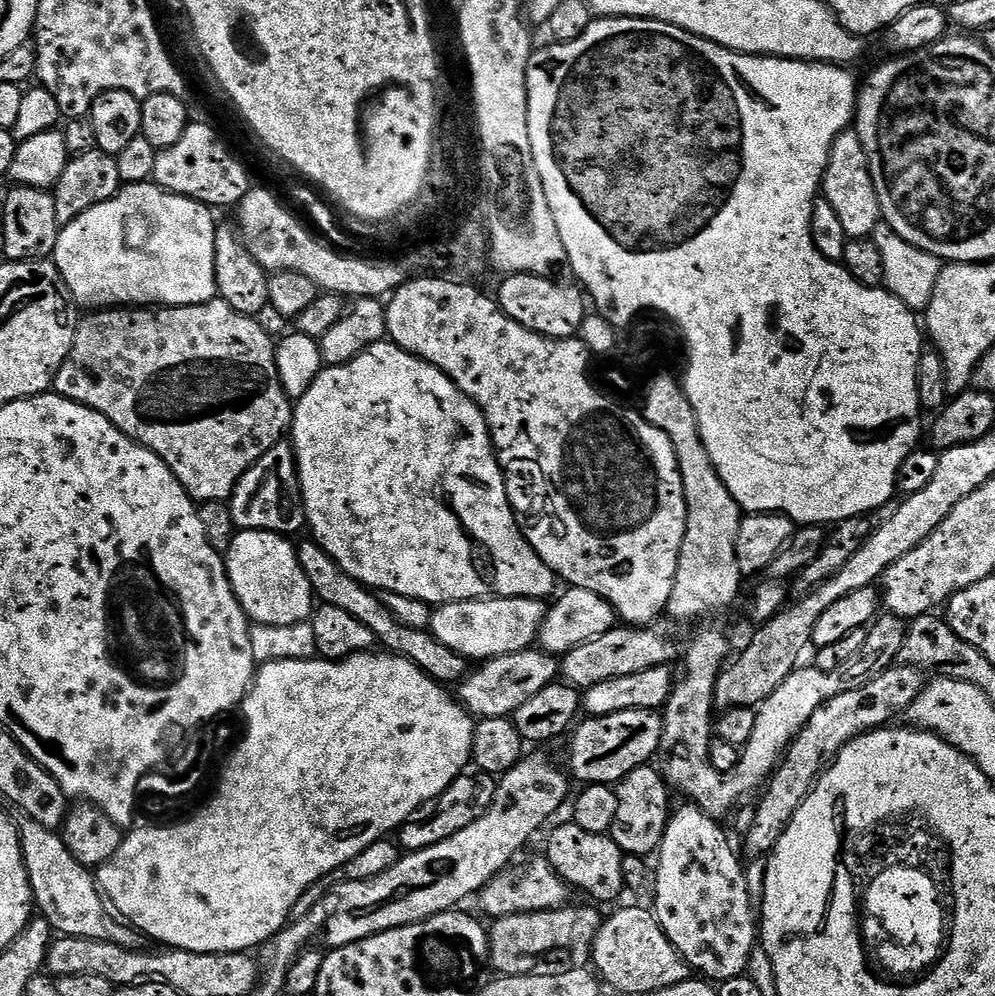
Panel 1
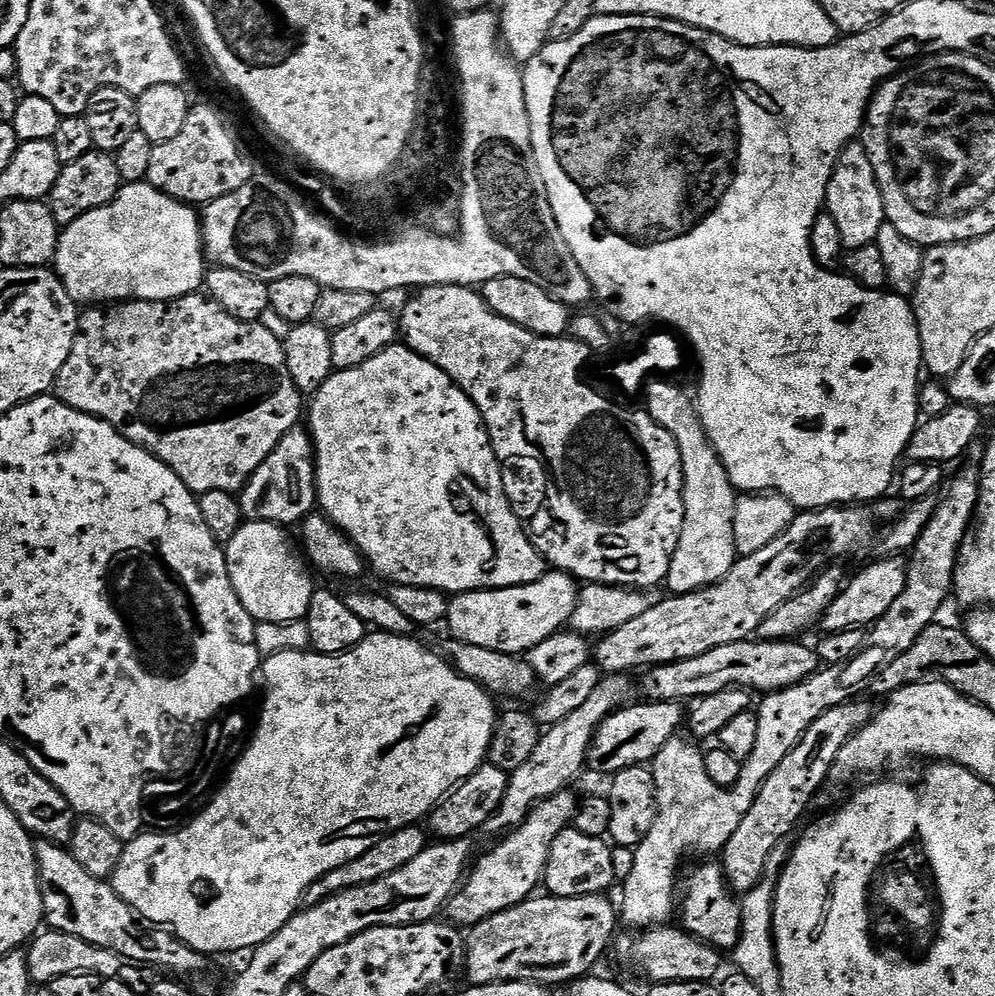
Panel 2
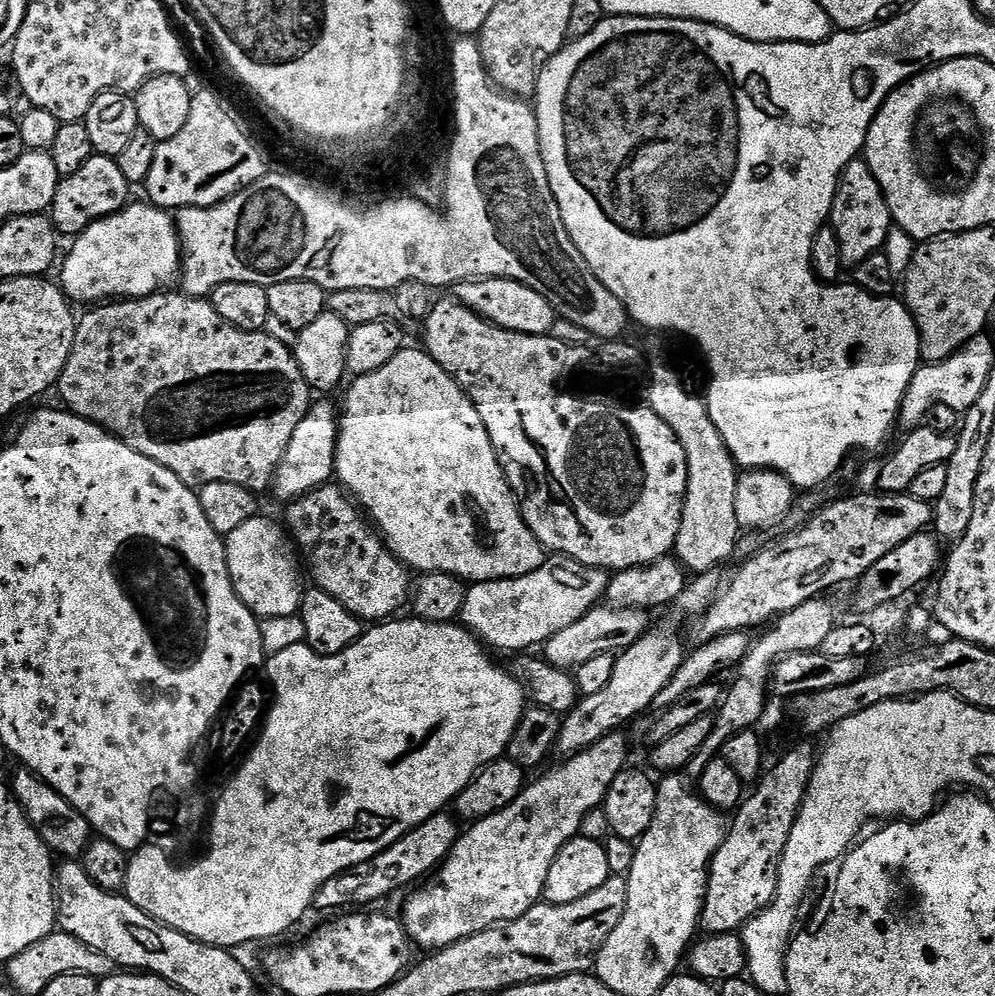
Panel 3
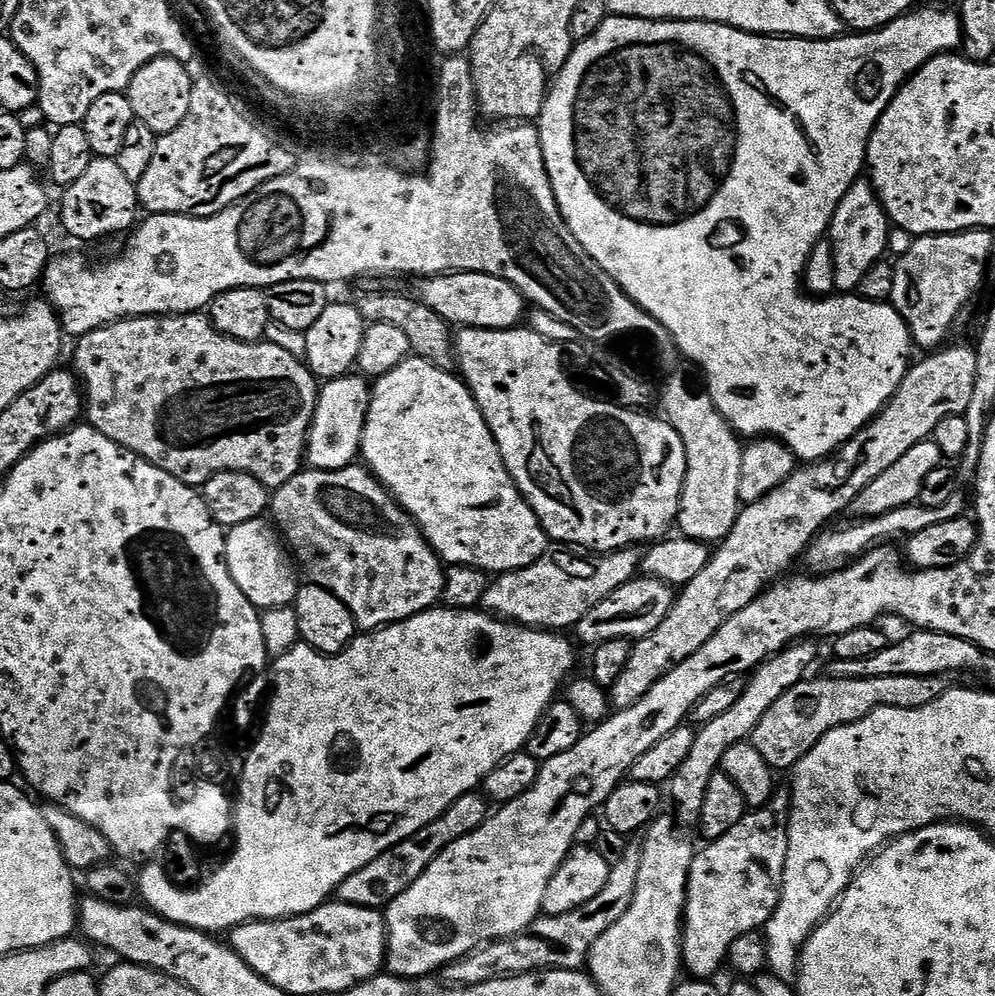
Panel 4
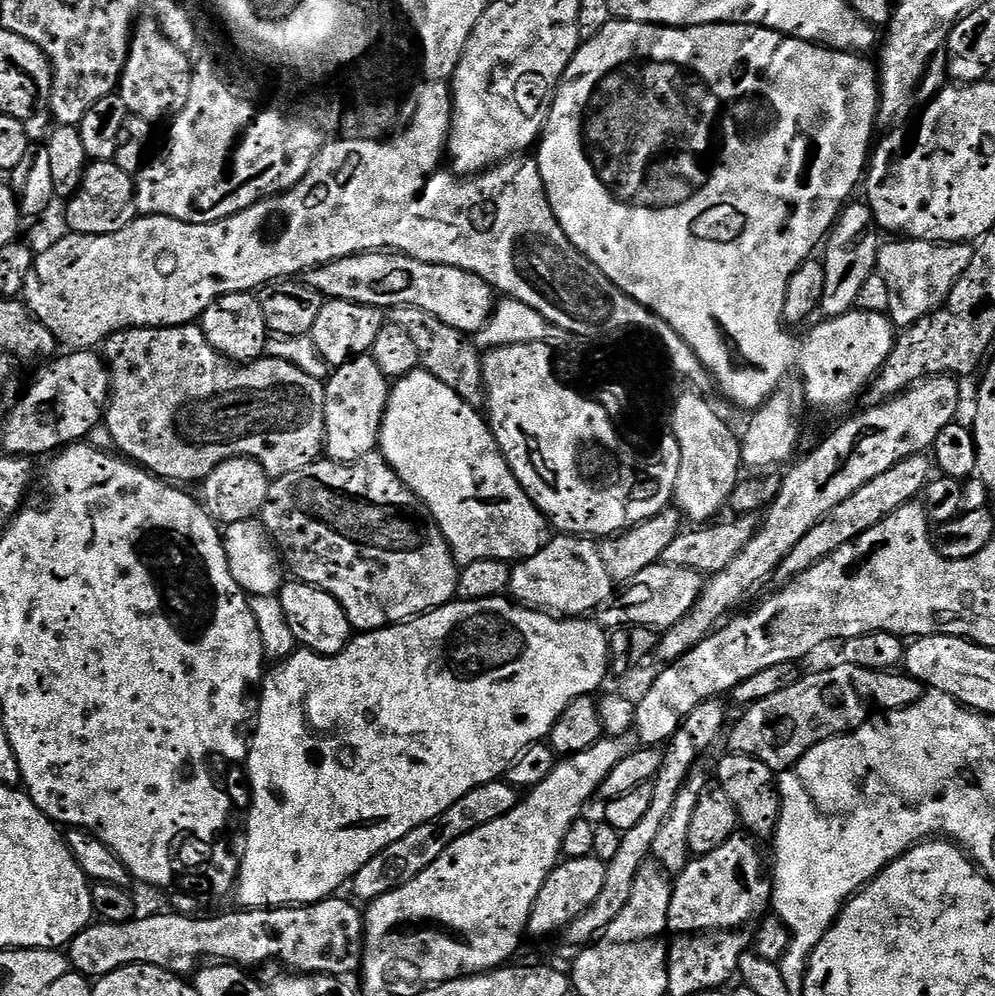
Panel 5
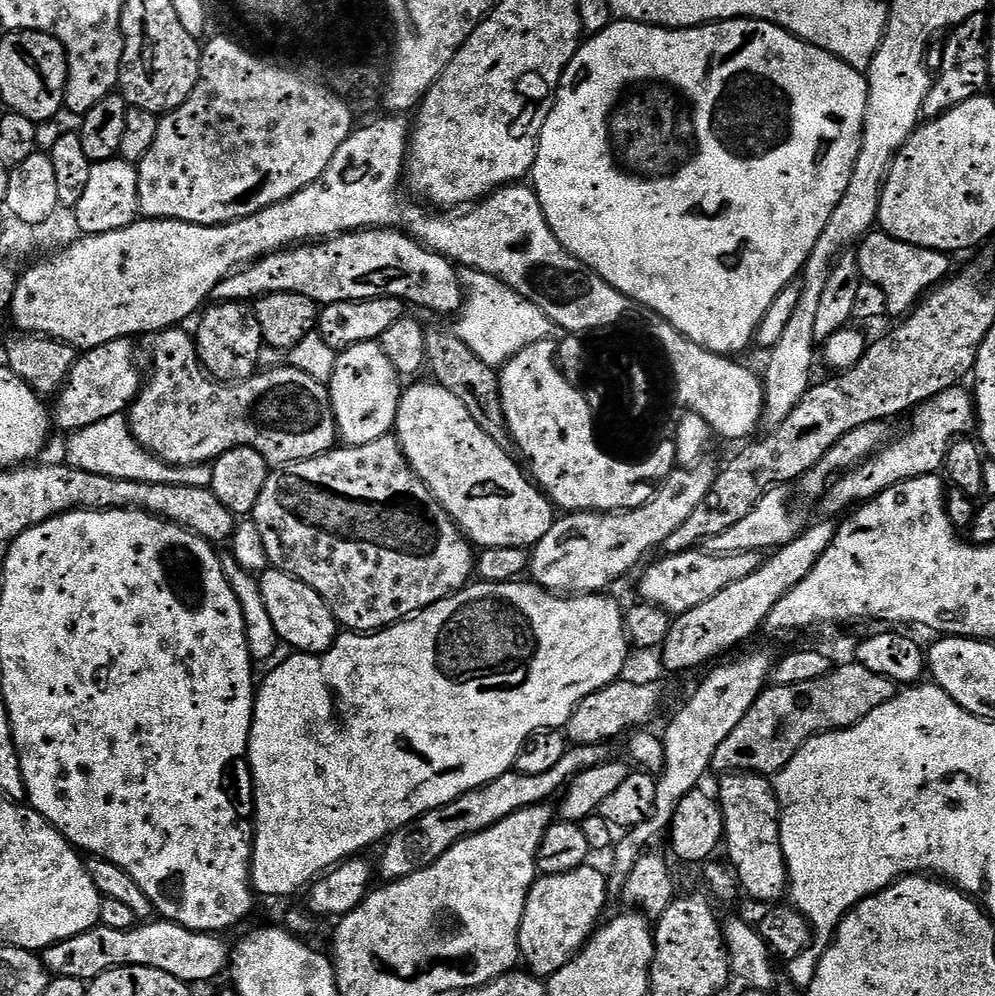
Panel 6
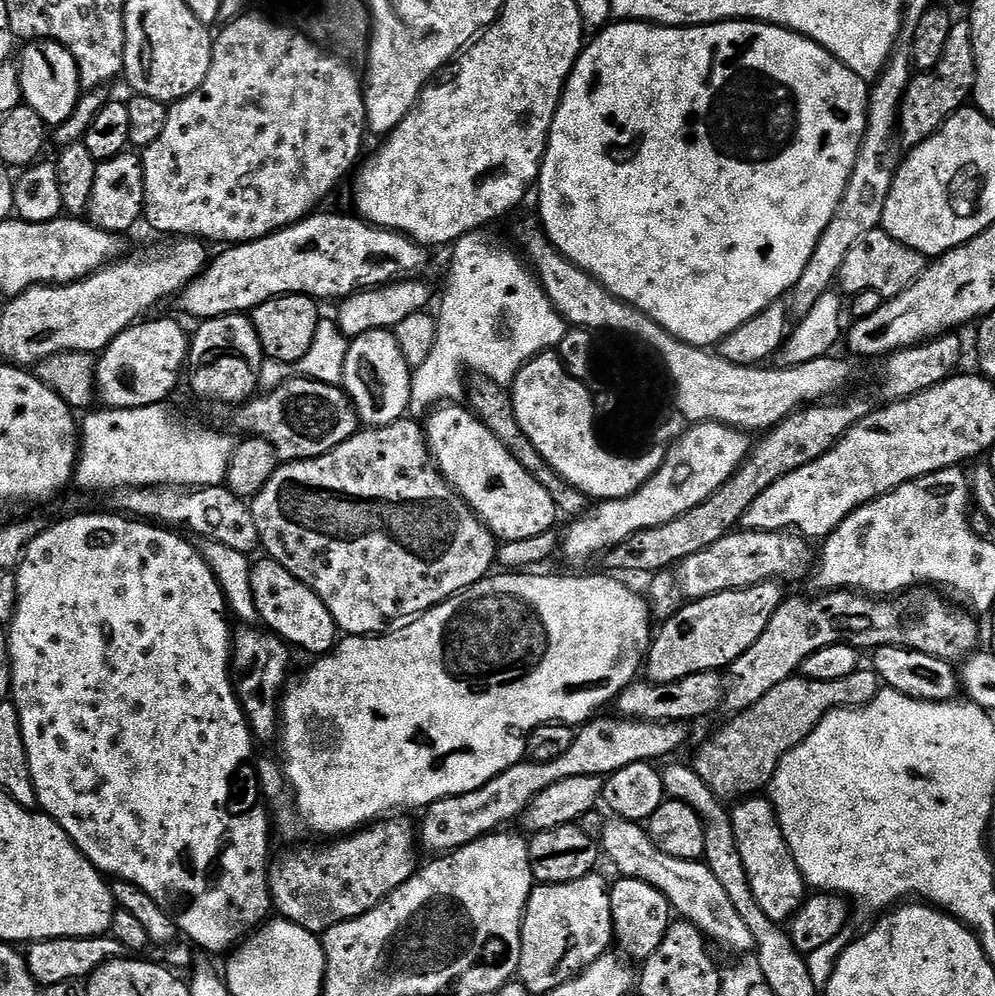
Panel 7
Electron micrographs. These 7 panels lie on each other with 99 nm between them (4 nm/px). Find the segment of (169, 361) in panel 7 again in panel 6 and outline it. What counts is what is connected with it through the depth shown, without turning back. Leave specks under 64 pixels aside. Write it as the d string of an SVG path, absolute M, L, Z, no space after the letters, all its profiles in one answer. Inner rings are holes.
M131 339L106 342L97 348L89 348L77 355L68 381L55 397L54 424L57 429L65 428L65 433L81 432L102 418L110 418L127 413L132 401L140 393L142 372L136 365L136 348Z

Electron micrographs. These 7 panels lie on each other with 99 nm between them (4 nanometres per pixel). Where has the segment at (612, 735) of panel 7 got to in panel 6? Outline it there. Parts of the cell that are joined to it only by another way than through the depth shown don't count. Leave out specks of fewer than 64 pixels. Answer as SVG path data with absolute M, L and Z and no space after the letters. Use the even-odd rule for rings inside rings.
M600 746L594 748L573 747L562 758L562 762L546 774L522 774L513 770L494 778L494 782L483 784L481 788L475 788L473 792L462 794L446 806L422 814L417 820L413 820L405 828L399 828L388 837L383 845L383 848L385 847L384 853L380 856L380 868L378 864L379 879L381 876L381 881L391 882L414 874L418 870L438 862L438 858L442 858L442 854L446 854L460 840L478 834L506 818L510 818L512 814L522 811L523 808L551 801L553 799L551 796L556 791L559 793L569 783L573 774L599 765L605 759L604 751L605 749Z

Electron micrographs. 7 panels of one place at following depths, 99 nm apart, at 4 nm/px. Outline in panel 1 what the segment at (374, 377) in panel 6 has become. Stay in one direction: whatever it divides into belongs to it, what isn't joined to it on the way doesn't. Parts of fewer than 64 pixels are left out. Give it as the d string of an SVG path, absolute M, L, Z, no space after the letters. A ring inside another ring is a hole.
M291 443L276 444L238 482L230 501L232 523L237 529L249 532L278 532L291 537L292 532L305 527L304 499L296 469L296 452Z

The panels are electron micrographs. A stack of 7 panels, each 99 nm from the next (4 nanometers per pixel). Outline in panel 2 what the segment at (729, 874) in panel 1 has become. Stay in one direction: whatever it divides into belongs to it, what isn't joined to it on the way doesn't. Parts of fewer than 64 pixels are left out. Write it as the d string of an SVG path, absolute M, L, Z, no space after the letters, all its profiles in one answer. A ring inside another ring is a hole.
M704 862L701 868L696 868L688 876L688 889L683 889L682 899L678 904L678 920L685 932L706 941L710 946L721 950L735 949L740 937L742 914L740 900L728 886L724 869L719 863Z

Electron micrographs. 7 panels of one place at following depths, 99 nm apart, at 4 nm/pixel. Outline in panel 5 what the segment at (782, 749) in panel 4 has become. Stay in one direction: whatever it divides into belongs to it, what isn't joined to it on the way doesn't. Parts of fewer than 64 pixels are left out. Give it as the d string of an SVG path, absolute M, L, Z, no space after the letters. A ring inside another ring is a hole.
M837 662L833 668L812 672L801 680L785 683L778 694L747 705L740 721L727 733L728 752L737 752L766 762L779 774L792 768L815 744L844 736L867 724L875 708L897 712L916 704L925 694L924 683L900 670L879 672L857 664Z

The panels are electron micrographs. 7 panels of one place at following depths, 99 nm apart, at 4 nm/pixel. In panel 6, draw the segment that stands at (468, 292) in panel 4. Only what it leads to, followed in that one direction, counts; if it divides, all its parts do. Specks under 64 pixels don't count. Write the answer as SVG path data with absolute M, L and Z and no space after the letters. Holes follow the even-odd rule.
M365 228L363 232L344 232L319 242L271 252L218 282L211 299L221 304L238 304L289 292L302 294L317 306L323 306L385 296L448 316L451 312L459 313L466 299L461 273L456 271L457 265L448 257L431 252L403 230Z

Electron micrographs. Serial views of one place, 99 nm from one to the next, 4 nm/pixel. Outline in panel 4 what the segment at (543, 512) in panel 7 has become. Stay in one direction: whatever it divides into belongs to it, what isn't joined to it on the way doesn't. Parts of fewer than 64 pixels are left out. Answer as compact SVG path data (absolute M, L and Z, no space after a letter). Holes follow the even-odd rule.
M411 355L402 362L402 366L394 366L394 370L390 370L390 374L375 381L371 385L372 401L366 414L366 426L360 443L360 456L368 471L388 489L392 499L416 521L420 532L428 540L429 546L439 554L445 565L460 564L464 568L476 568L480 572L489 574L522 570L526 566L538 562L538 558L542 558L545 552L549 551L548 535L545 534L539 518L534 514L531 506L526 503L524 495L518 490L518 486L512 481L512 476L506 470L506 462L498 450L498 442L492 437L490 426L486 422L482 410L476 405L472 391L468 389L467 384L459 375L453 374L451 376L452 374L449 369L434 366L423 360L421 356Z

